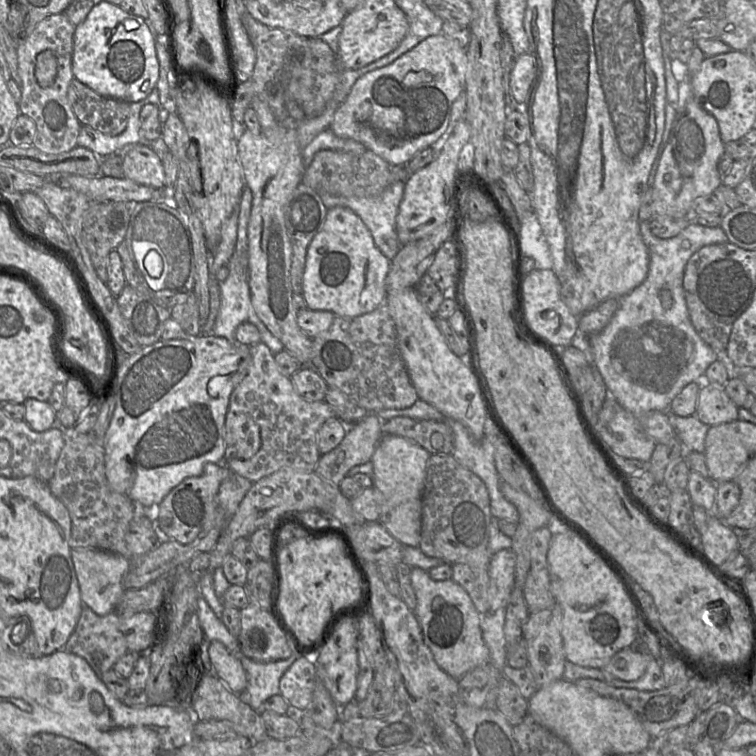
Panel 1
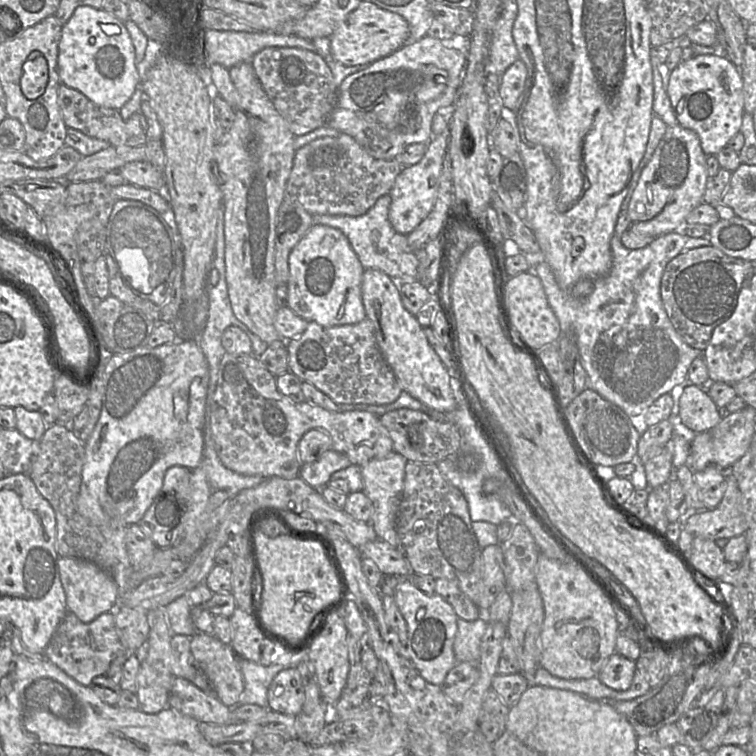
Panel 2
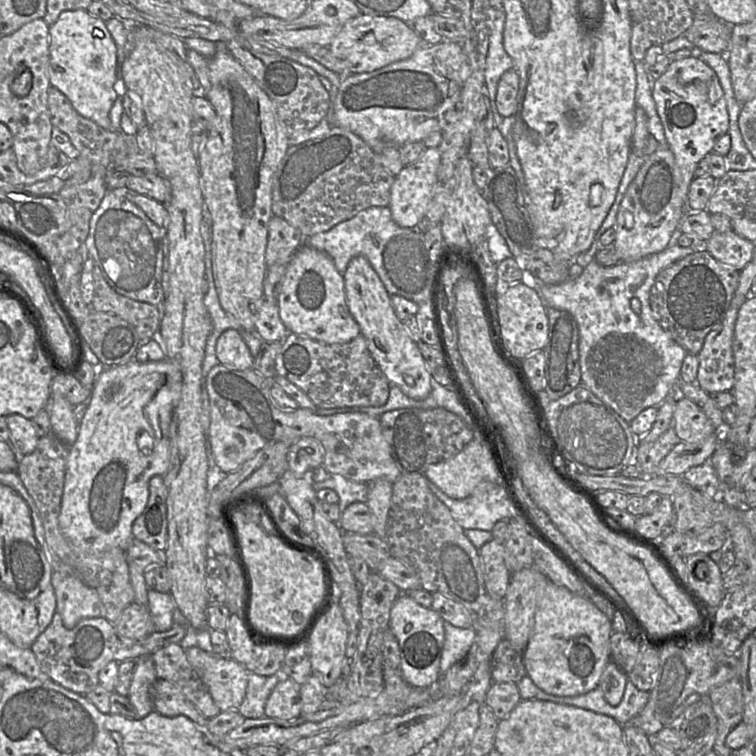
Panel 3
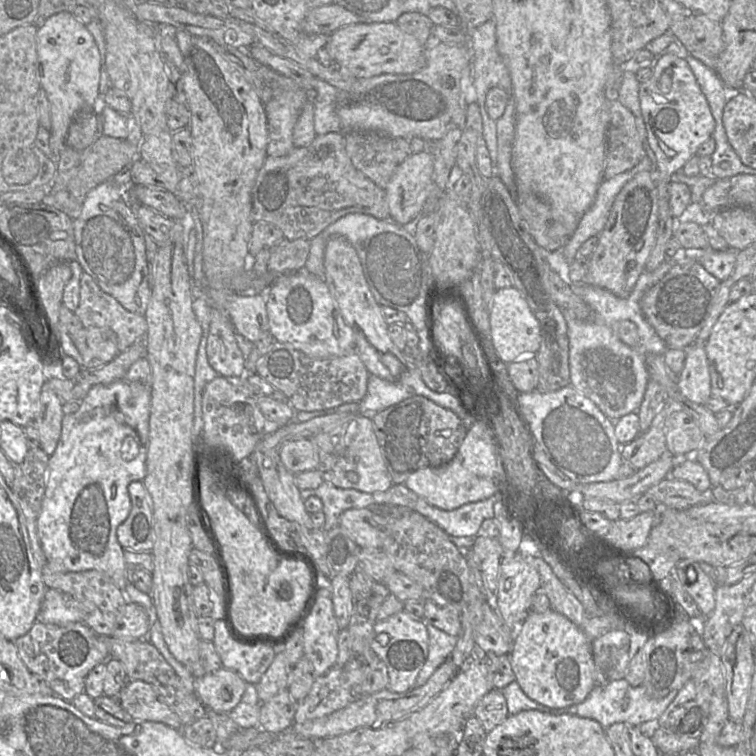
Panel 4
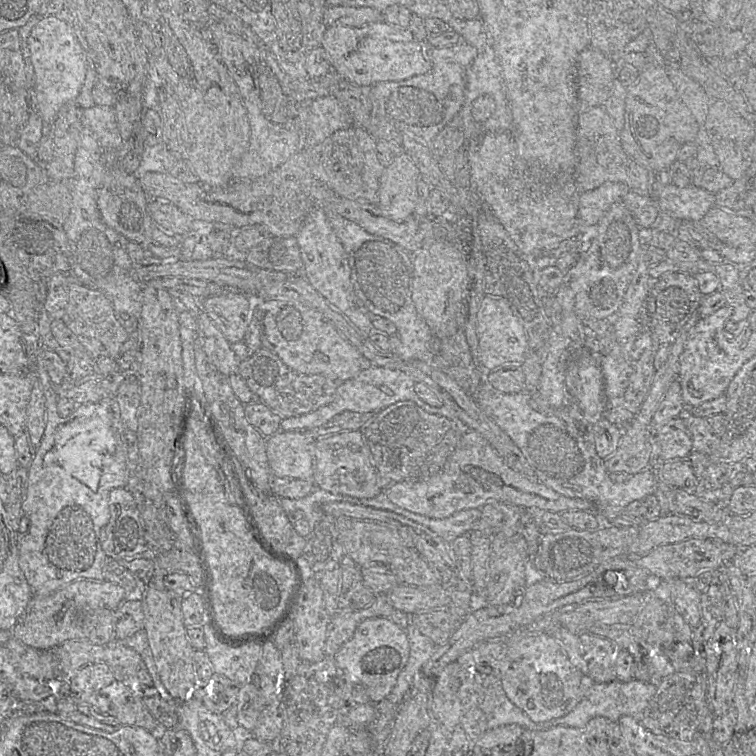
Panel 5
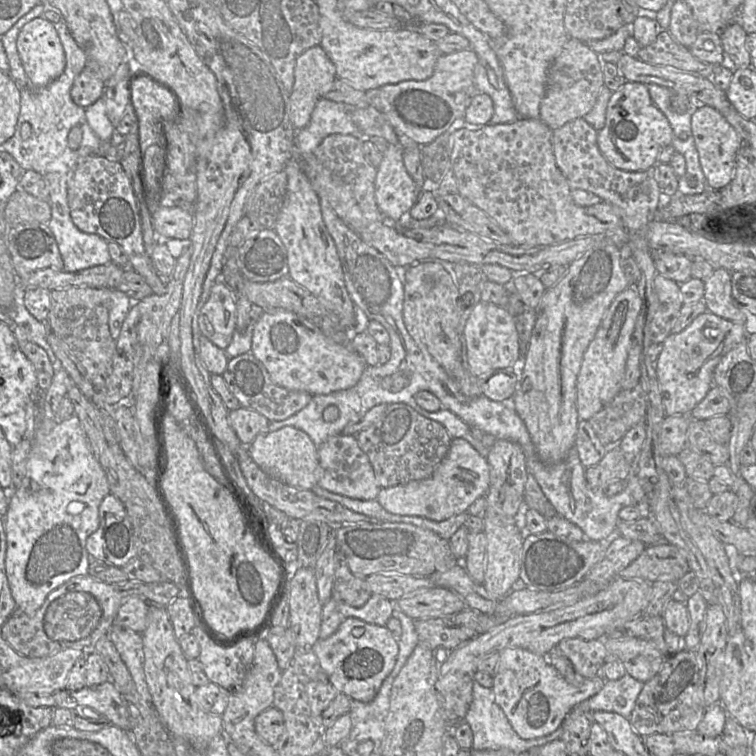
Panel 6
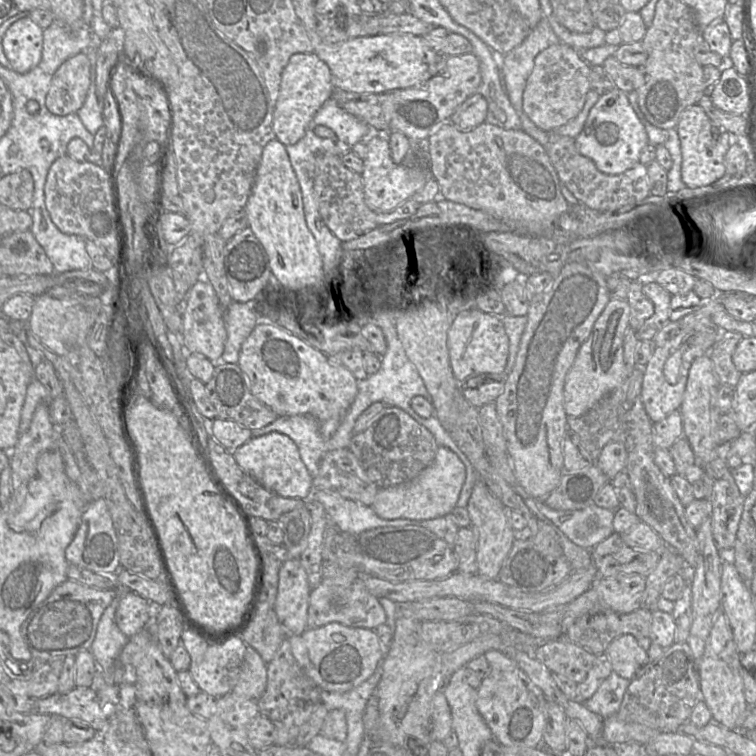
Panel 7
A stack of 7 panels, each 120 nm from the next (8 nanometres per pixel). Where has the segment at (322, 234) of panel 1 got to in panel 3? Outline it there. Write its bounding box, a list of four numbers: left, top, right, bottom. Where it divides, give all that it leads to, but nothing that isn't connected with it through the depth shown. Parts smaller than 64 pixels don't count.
[277,243,360,344]

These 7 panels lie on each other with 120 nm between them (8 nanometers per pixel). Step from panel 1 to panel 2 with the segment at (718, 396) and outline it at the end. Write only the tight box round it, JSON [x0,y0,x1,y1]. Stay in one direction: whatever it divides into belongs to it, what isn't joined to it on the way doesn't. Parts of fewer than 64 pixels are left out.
[671,385,722,434]

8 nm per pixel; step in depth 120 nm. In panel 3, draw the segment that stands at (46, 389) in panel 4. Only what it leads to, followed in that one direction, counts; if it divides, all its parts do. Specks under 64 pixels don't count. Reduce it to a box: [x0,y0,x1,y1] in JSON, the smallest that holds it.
[45,395,78,445]

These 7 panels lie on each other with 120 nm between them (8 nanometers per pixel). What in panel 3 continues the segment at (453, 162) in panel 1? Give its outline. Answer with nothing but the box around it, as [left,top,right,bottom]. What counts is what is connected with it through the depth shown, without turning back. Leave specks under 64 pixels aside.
[388,147,440,228]

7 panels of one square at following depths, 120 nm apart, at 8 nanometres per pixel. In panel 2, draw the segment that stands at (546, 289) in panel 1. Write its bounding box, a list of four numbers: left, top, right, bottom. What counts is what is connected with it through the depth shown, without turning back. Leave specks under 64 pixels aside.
[504,272,561,350]

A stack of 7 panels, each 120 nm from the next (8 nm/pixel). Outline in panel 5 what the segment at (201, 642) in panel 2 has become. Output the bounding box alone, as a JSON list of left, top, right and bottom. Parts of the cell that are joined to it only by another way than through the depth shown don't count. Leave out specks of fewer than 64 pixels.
[196,674,240,714]

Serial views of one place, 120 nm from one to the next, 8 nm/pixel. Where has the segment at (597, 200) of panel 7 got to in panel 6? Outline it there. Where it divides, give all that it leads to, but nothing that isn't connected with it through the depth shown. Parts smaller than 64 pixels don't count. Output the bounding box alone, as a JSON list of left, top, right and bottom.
[552,118,661,230]

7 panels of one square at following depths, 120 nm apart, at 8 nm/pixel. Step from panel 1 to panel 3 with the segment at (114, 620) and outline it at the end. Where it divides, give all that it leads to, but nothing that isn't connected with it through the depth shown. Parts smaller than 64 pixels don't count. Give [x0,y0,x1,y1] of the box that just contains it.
[30,609,189,695]

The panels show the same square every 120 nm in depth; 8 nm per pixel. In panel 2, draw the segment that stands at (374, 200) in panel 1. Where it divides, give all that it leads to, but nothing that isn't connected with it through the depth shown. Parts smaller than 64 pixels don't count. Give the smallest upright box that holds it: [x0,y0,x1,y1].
[314,194,419,284]

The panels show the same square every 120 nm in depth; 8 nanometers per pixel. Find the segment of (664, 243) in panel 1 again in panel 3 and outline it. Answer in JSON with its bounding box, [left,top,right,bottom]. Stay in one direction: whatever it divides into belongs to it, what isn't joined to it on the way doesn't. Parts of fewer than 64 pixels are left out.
[541,241,707,423]

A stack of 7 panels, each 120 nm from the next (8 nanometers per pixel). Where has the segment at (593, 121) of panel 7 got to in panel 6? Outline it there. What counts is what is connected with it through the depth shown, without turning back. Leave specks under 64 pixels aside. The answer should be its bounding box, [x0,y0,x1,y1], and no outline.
[597,82,672,172]

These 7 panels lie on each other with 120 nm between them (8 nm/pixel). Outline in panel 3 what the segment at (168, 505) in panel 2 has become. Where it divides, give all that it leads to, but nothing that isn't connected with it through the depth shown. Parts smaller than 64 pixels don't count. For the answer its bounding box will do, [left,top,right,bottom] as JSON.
[132,476,168,552]

